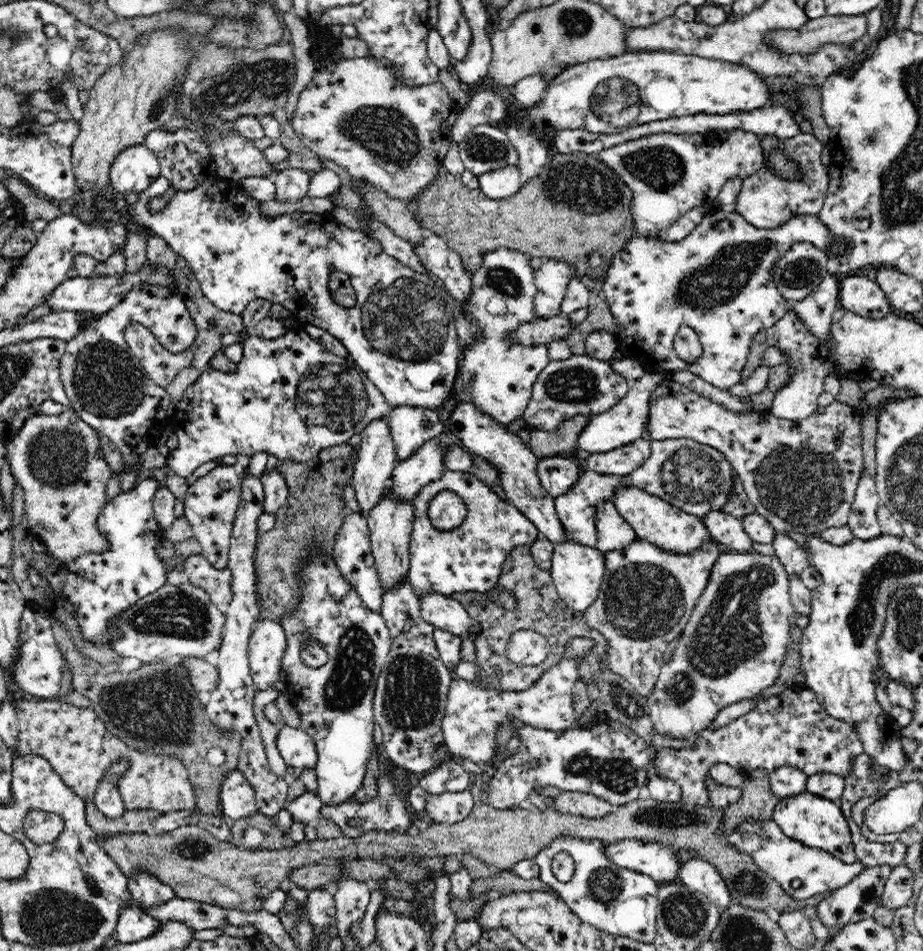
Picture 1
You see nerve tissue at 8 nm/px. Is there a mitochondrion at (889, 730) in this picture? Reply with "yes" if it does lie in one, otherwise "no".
no

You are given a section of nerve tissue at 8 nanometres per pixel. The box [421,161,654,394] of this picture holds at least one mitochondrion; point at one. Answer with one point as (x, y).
(507, 283)

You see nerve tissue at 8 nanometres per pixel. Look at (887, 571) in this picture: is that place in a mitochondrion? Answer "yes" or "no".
yes

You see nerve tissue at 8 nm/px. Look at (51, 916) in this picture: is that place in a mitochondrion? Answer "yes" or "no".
yes

